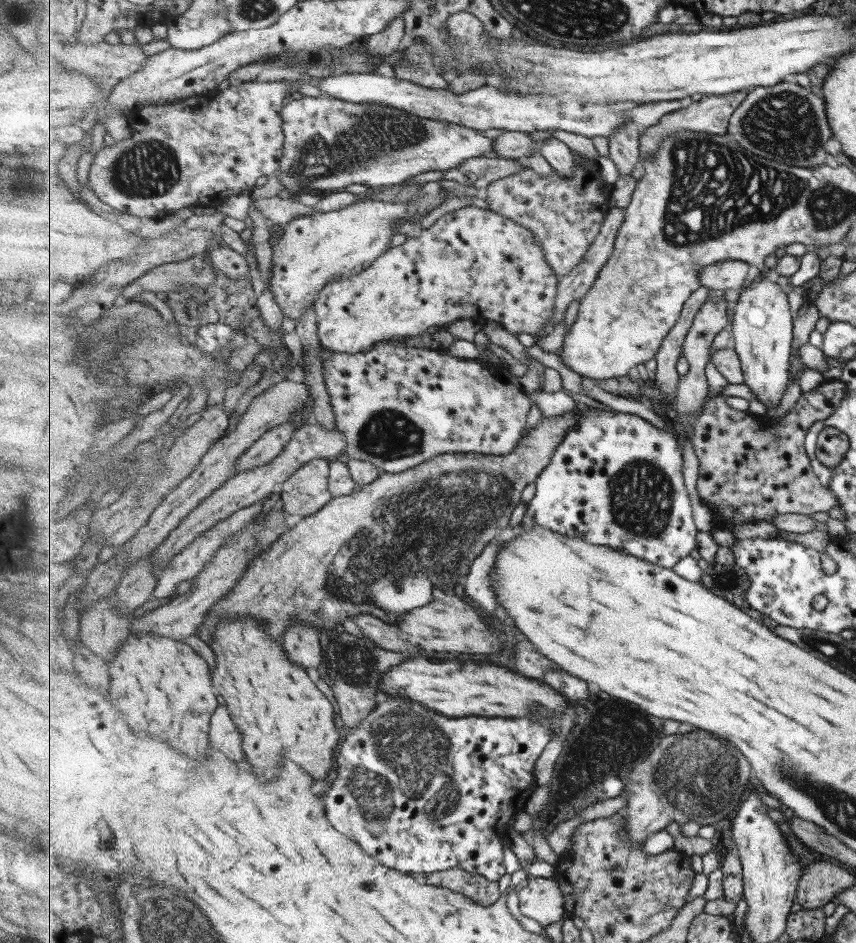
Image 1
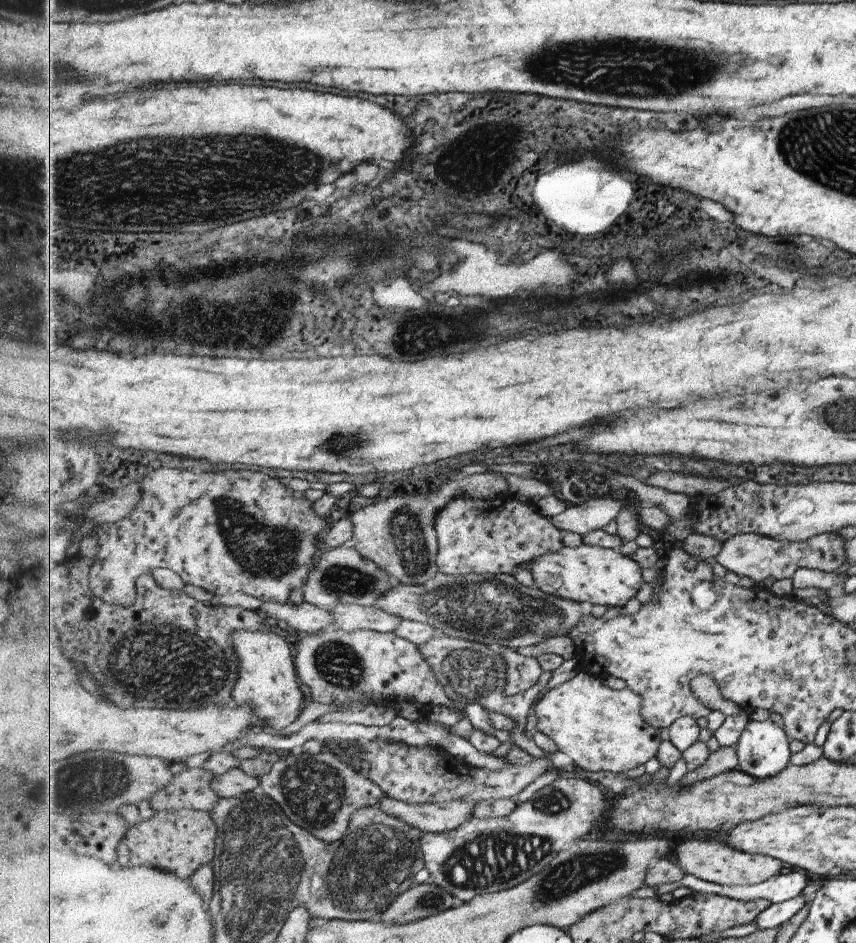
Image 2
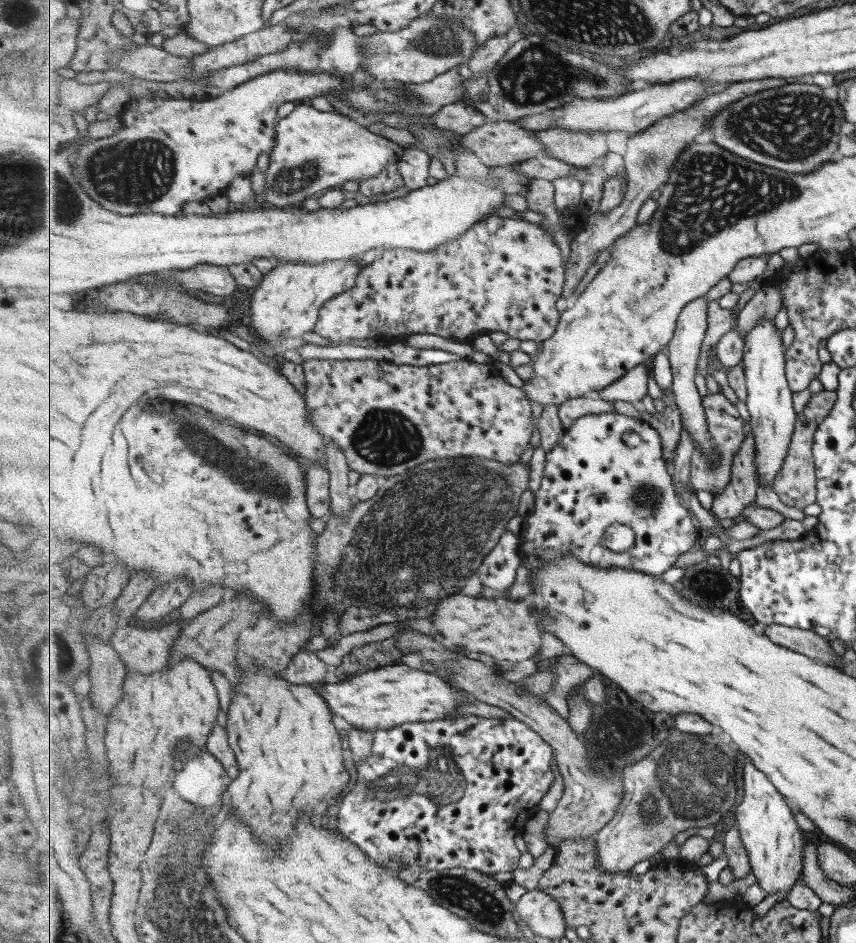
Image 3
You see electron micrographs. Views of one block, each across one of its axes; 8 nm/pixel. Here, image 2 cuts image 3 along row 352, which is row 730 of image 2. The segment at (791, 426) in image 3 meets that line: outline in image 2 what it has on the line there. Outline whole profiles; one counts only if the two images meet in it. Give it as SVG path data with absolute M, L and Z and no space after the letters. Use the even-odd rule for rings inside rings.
M750 720L736 748L740 758L739 769L759 778L769 778L785 771L790 766L789 758L794 753L790 747L790 739L786 729L777 726L773 720Z

